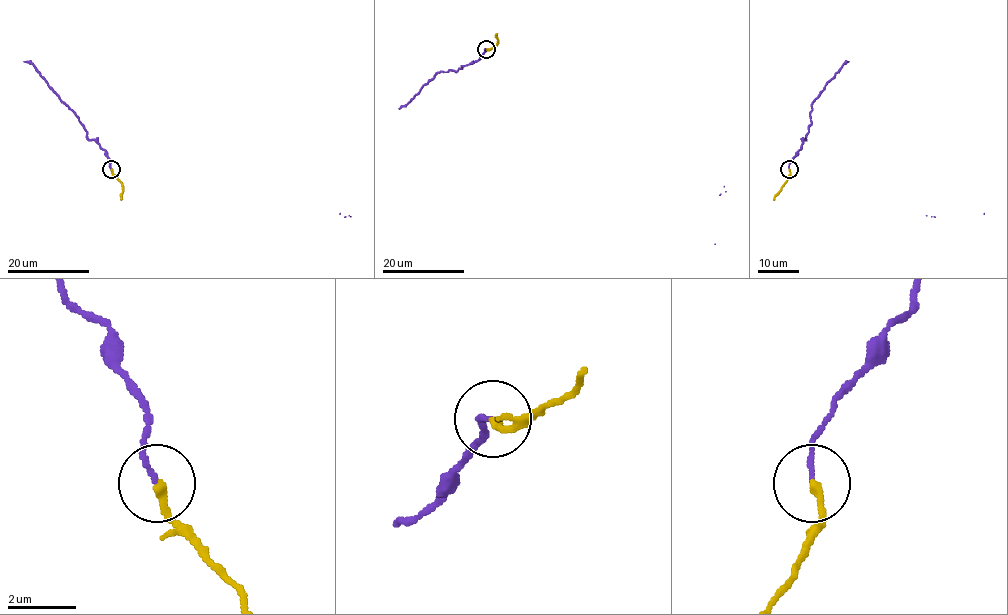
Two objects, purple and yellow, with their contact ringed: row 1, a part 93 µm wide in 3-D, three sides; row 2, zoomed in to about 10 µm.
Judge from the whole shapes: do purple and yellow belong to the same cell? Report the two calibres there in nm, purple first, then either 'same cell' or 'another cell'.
120/240 nm | same cell

